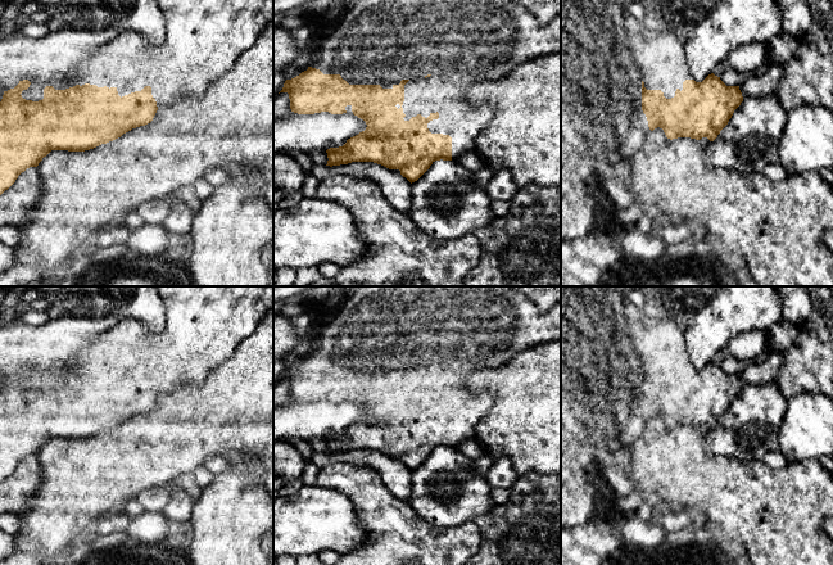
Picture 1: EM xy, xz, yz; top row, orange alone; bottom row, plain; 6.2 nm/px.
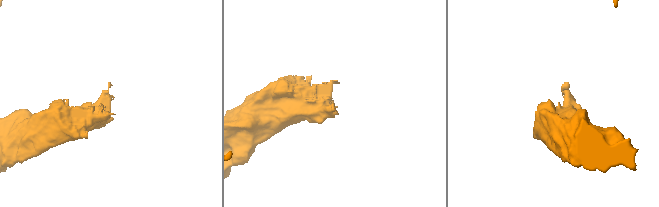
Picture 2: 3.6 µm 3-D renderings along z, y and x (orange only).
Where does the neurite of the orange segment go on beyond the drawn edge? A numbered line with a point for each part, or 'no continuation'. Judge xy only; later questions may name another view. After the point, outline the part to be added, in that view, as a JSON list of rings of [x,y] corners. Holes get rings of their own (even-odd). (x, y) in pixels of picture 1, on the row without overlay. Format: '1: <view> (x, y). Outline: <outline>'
1: xy (204, 325). Outline: [[[157,286],[157,289],[166,309],[164,327],[159,334],[149,333],[137,320],[122,320],[99,335],[63,378],[90,371],[98,375],[116,375],[122,385],[150,374],[158,396],[184,384],[200,384],[212,369],[235,353],[240,342],[258,327],[267,312],[273,309],[273,286]]]

